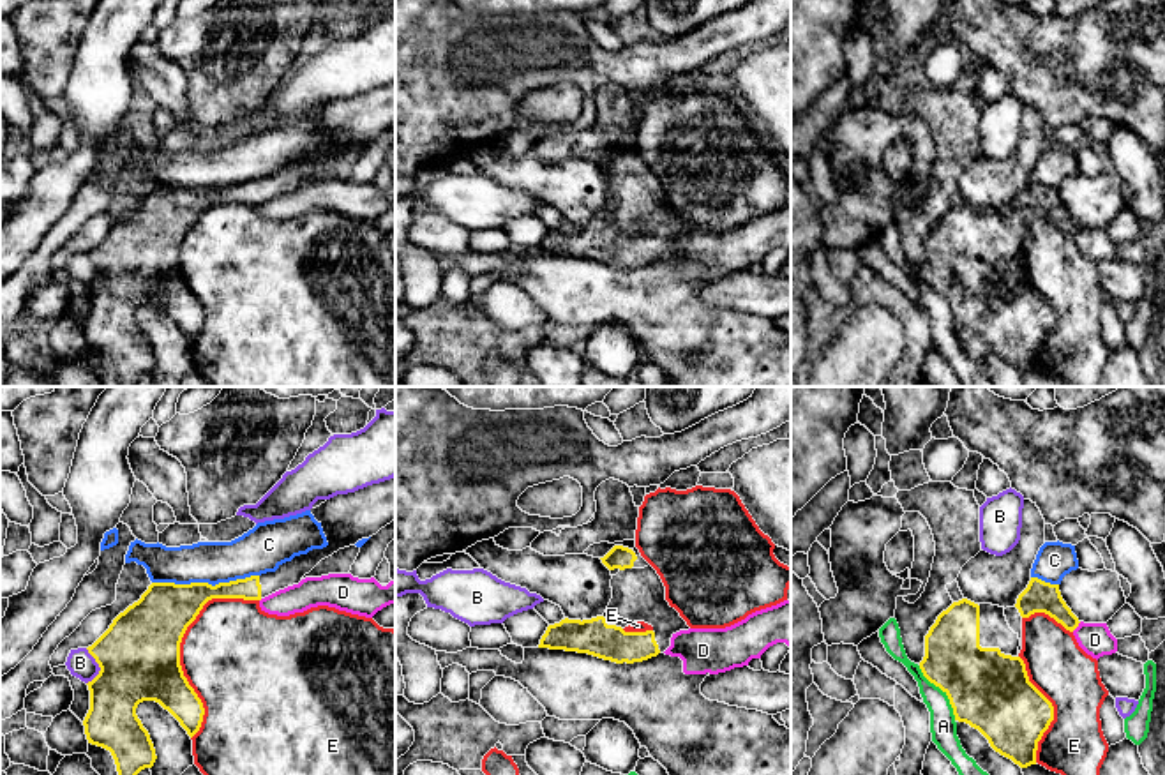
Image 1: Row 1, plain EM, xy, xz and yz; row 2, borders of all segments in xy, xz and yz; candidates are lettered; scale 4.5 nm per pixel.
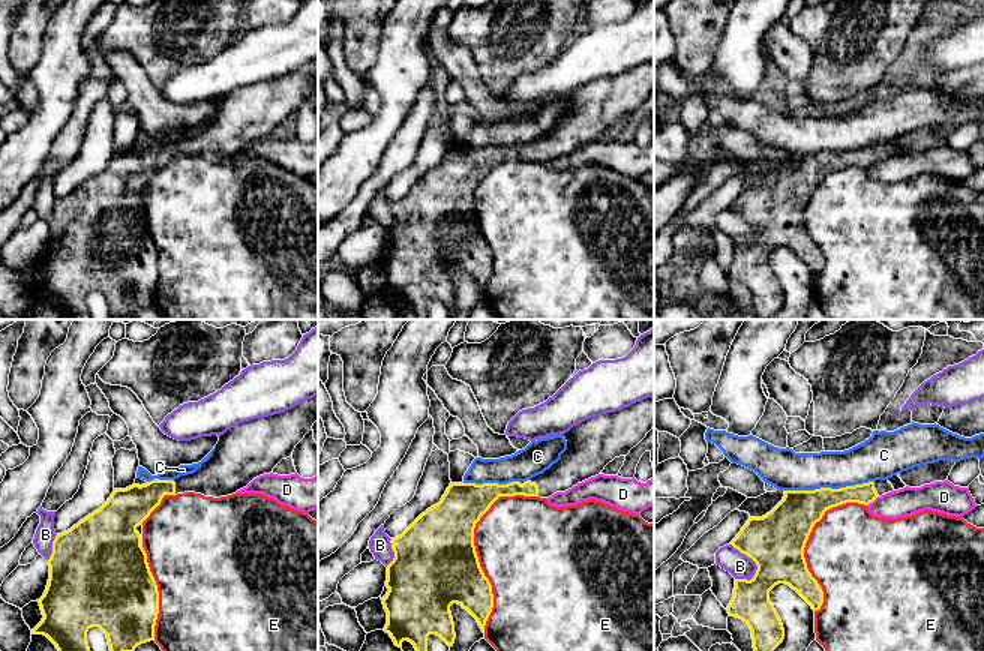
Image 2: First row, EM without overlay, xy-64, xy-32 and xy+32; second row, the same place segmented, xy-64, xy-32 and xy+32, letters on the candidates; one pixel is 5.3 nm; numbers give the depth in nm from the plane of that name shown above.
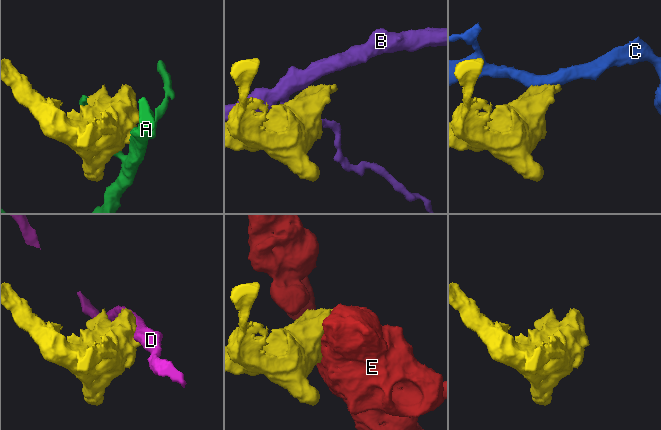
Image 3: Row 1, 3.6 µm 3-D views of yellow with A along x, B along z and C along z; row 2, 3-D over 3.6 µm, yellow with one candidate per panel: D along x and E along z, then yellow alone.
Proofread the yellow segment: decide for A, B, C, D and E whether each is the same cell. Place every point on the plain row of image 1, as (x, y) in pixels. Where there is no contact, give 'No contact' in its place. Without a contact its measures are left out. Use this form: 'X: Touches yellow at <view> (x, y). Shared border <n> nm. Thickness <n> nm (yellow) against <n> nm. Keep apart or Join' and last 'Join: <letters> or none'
A: Touches yellow at yz (943, 295). Shared border 300 nm. Thickness 360 nm (yellow) against 120 nm. Keep apart
B: Touches yellow at xy (99, 270). Shared border 170 nm. Thickness 360 nm (yellow) against 120 nm. Keep apart
C: Touches yellow at xy (205, 188). Shared border 480 nm. Thickness 260 nm (yellow) against 190 nm. Keep apart
D: Touches yellow at yz (1075, 232). Shared border 60 nm. Thickness 140 nm (yellow) against 150 nm. Keep apart
E: Touches yellow at xy (179, 249). Shared border 700 nm. Thickness 360 nm (yellow) against 460 nm. Keep apart
Join: none

